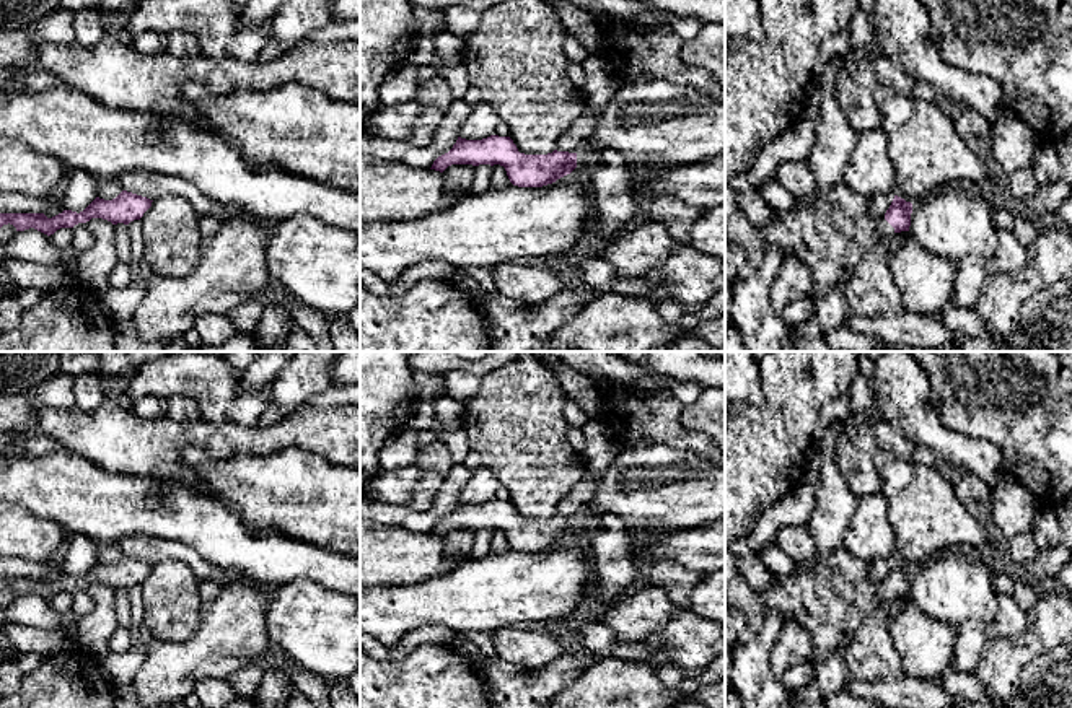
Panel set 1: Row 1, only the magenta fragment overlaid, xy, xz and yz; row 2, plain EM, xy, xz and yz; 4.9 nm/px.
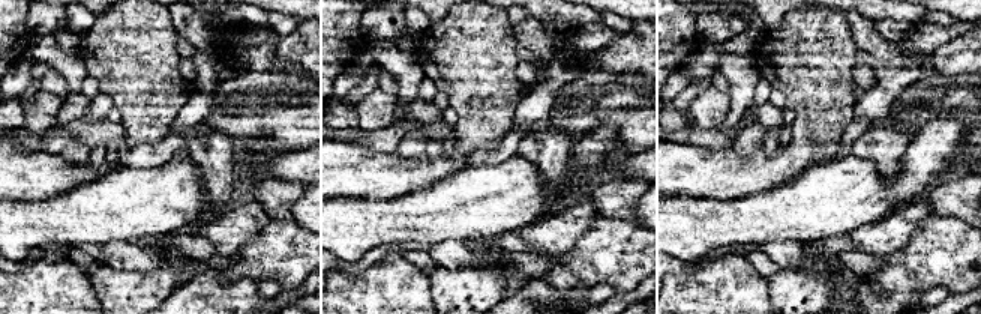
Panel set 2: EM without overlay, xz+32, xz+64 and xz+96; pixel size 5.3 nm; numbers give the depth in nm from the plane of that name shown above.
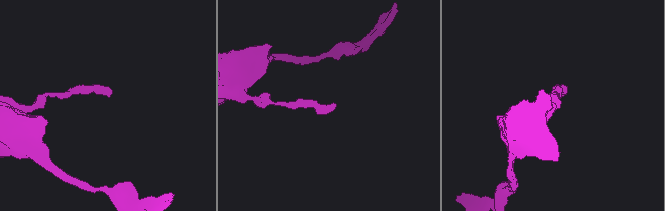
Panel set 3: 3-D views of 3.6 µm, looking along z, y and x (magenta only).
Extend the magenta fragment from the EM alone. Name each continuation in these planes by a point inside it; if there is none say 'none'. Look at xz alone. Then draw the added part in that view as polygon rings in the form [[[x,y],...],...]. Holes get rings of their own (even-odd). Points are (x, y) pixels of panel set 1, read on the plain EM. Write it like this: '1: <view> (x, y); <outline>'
none

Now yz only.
1: yz (883, 591); [[[885,579],[878,583],[876,596],[883,602],[888,602],[888,601],[893,601],[894,599],[894,592],[885,584]]]

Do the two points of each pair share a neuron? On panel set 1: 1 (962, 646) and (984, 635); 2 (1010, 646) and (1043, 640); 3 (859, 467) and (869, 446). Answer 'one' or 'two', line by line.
1: one
2: one
3: one

